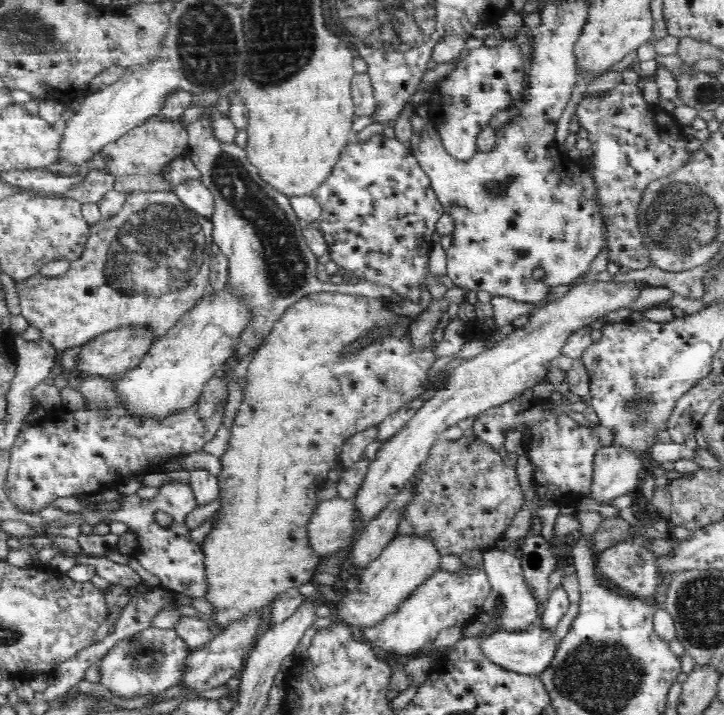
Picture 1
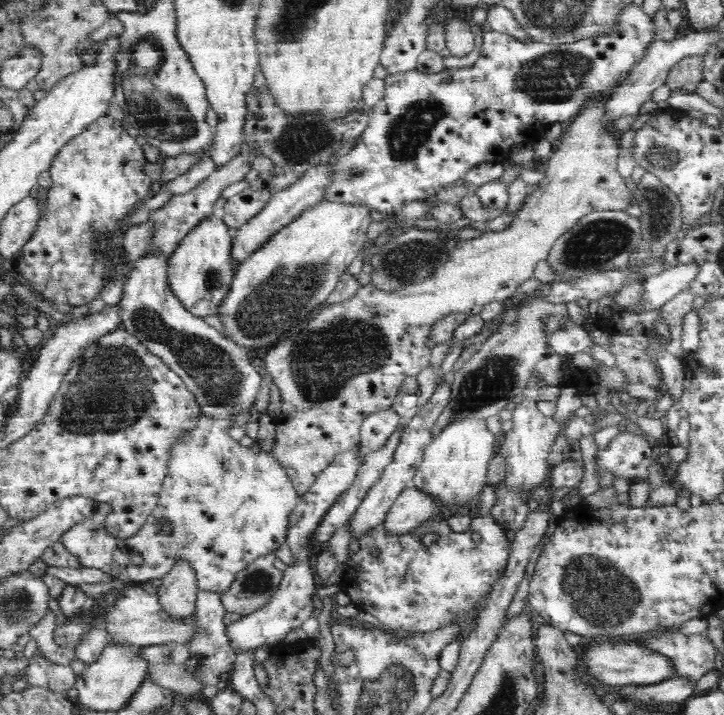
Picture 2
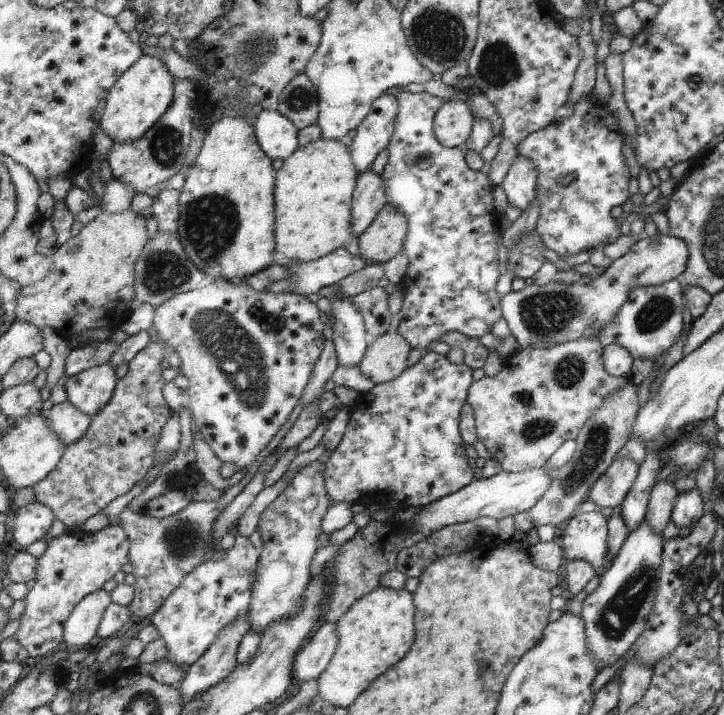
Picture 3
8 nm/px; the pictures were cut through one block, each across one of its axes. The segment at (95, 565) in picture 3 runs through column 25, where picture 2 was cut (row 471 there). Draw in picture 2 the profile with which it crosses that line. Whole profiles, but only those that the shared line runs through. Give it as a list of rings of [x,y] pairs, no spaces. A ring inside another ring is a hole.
[[[634,432],[618,433],[608,441],[607,446],[596,453],[597,471],[610,472],[614,477],[625,477],[630,482],[647,480],[649,468],[654,464],[655,448],[650,446],[646,437],[637,436]]]

